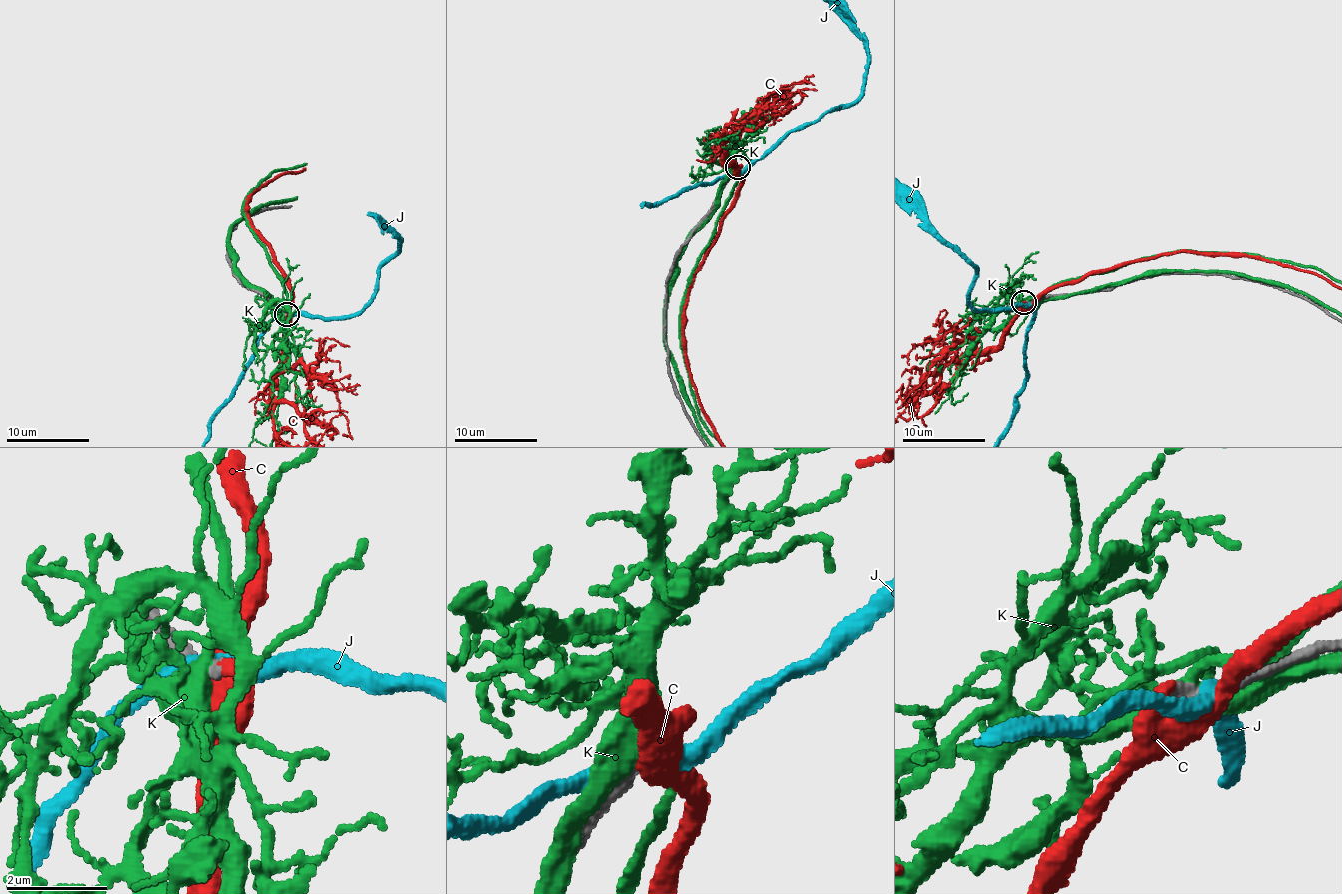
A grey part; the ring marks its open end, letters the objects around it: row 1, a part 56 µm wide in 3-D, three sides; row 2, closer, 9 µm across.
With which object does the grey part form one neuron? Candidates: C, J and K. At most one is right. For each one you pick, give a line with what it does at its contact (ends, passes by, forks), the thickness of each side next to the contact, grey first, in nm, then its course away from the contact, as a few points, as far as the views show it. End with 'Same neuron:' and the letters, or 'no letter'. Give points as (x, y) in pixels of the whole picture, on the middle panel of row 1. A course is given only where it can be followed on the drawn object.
C: it forks | 280/440 nm
Same neuron: C

